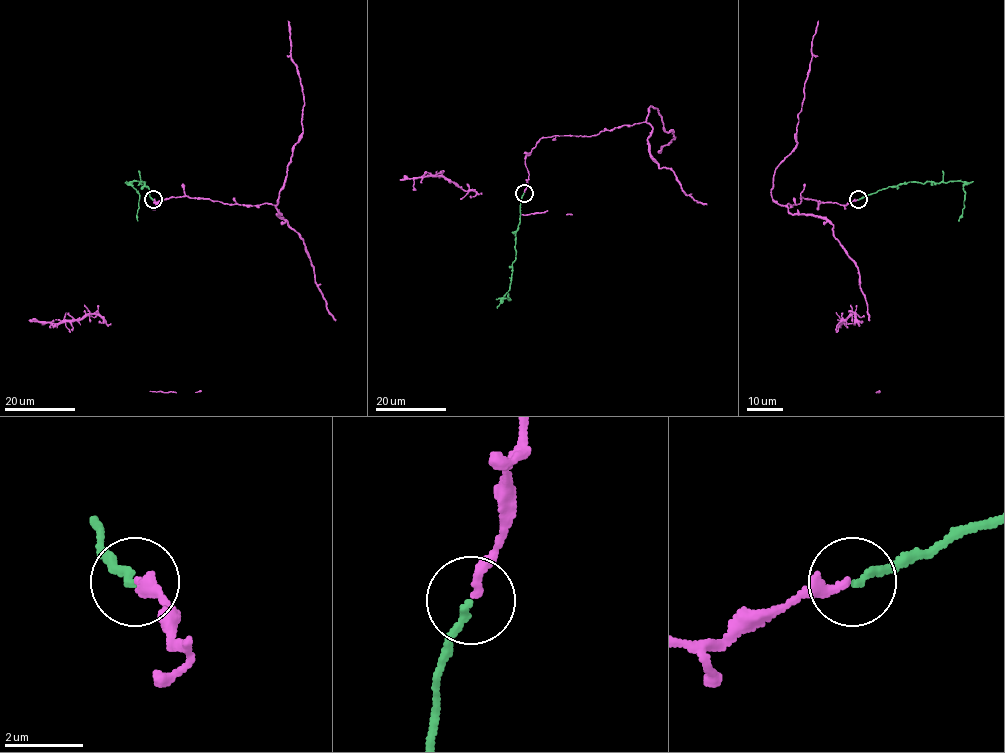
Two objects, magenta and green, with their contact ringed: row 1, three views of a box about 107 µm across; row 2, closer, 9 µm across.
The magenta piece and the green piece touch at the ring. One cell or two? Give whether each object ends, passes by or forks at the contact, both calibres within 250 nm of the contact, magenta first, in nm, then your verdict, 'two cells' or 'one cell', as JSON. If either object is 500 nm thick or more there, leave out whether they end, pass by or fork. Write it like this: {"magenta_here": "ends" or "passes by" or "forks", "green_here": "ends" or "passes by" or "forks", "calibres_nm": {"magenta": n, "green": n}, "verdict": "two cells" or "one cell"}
{"magenta_here": "ends", "green_here": "ends", "calibres_nm": {"magenta": 260, "green": 190}, "verdict": "one cell"}

